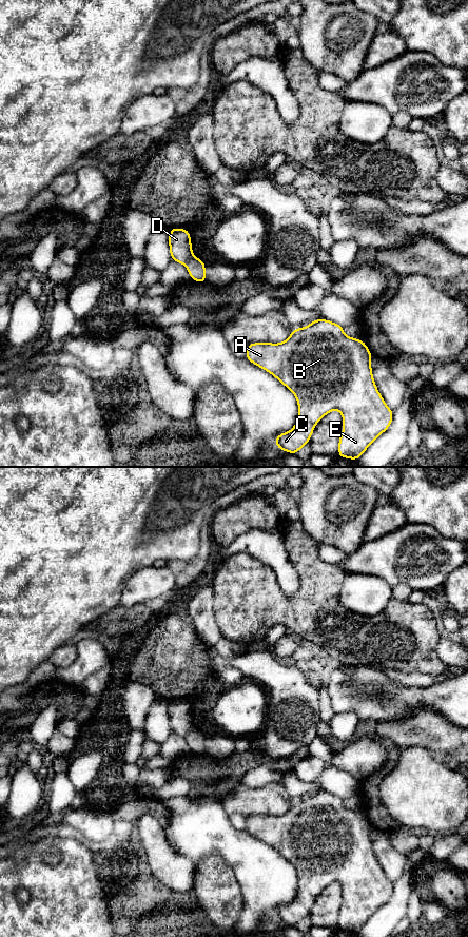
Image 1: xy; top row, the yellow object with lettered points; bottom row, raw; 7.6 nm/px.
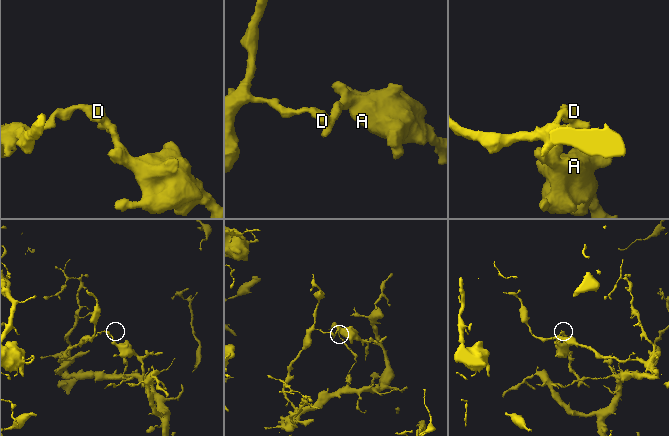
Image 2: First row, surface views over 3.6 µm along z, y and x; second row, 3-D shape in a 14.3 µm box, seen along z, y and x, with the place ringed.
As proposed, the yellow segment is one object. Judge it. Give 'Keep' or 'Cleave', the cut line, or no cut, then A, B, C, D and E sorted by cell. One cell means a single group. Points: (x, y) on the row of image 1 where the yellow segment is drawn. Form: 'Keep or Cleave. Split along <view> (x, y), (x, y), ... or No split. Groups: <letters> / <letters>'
Cleave. Split along xy (192, 254), (183, 264). Groups: A B C E / D

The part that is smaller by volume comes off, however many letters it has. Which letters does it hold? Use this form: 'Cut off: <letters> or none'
Cut off: A, B, C, E

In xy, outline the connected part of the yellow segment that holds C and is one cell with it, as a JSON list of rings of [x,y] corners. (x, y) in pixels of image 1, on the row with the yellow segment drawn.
[[[321,318],[292,330],[282,343],[248,344],[246,359],[272,374],[292,391],[297,401],[297,421],[290,431],[276,436],[274,443],[277,448],[297,453],[309,444],[316,424],[329,412],[337,410],[343,416],[337,456],[357,461],[388,430],[393,419],[393,411],[378,392],[373,378],[371,357],[364,340],[347,336],[343,326]]]

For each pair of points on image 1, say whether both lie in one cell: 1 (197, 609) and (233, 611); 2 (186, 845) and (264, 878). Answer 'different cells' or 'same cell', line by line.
1: different cells
2: same cell

